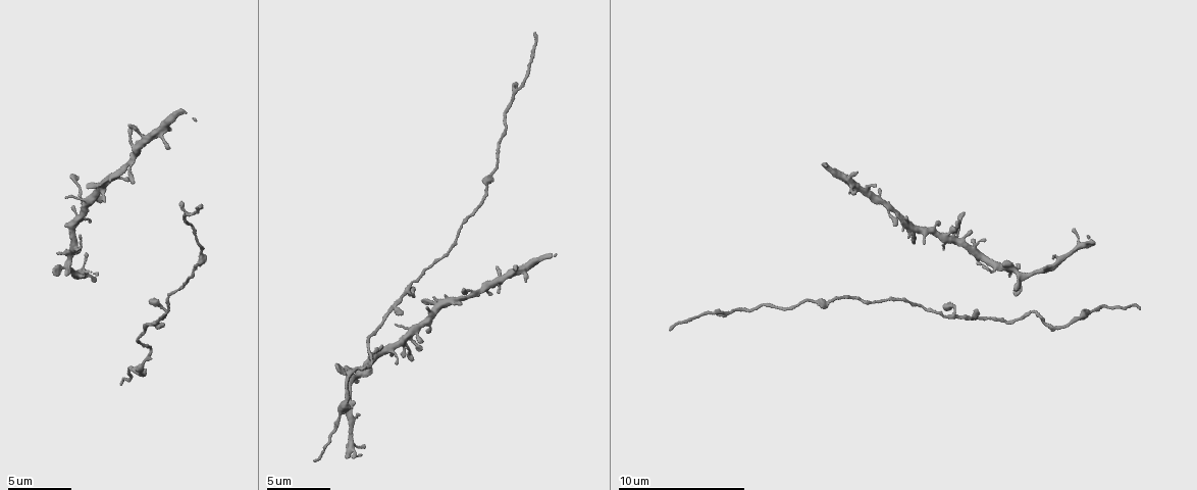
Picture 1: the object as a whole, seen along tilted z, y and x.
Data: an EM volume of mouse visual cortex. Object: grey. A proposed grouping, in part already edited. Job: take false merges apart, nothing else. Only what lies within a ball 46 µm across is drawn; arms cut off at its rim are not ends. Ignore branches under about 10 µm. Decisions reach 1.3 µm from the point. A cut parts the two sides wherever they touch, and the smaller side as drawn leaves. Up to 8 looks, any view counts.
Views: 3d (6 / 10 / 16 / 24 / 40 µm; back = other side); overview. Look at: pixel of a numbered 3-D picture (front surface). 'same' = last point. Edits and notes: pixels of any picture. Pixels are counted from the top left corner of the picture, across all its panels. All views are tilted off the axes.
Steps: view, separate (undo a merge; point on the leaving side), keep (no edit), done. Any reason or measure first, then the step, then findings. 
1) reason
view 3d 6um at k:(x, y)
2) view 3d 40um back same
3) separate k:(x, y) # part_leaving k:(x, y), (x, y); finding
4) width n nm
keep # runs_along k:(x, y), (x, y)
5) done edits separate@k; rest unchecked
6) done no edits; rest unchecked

thin arm on a thick one
view 3d 6um at 1:(954, 316)

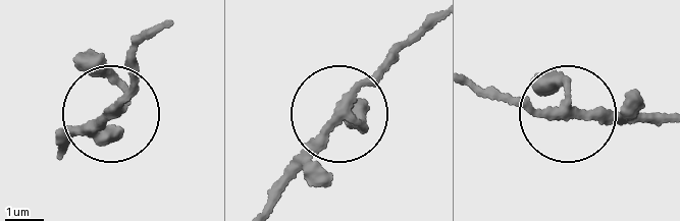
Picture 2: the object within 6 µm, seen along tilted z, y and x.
view 3d 6um back at 2:(346, 111)

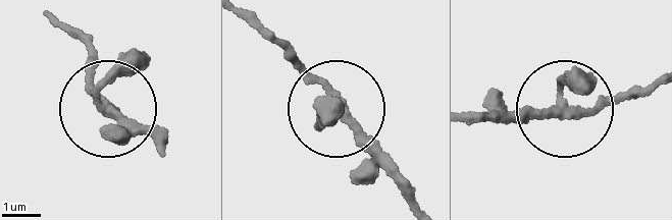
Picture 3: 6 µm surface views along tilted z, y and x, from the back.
width 200 nm
keep # runs_along 3:(479, 114), (592, 108), (654, 88); all the same cell

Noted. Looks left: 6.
thick turns thin
view 3d 16um at 1:(372, 365)

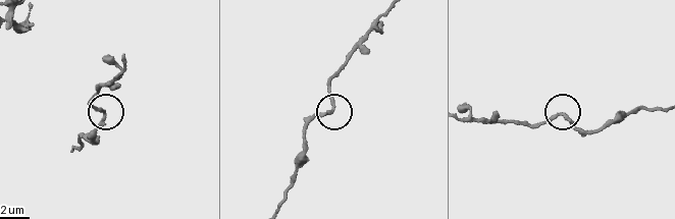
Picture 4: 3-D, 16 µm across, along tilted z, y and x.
view 3d 16um back at 4:(333, 110)

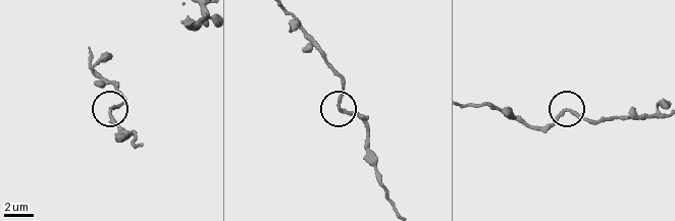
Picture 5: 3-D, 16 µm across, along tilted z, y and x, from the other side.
keep # runs_along 5:(377, 176), (364, 126), (340, 107), (343, 77); continuous, no second cell

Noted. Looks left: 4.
sudden change in width
view 3d 16um at 1:(495, 166)

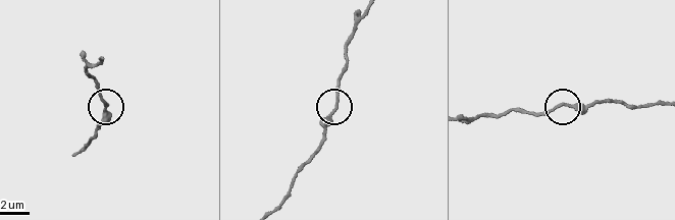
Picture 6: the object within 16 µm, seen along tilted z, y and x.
other side
view 3d 16um back at 6:(562, 104)

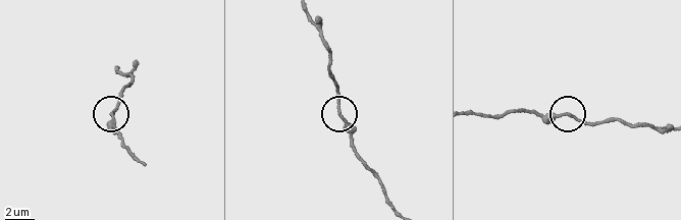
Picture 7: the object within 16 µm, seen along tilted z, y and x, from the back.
keep # runs_along 7:(395, 208), (374, 172), (357, 154), (339, 110), (334, 81); one cell here

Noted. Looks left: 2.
three-way junction
view 3d 10um at 1:(126, 164)

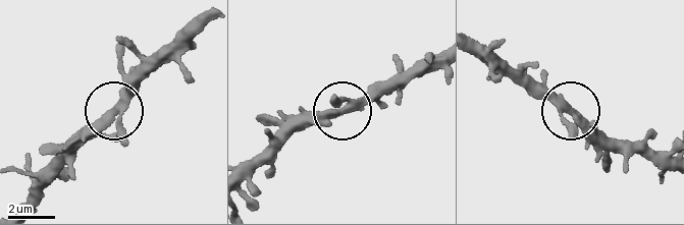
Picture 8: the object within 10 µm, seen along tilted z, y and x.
keep # runs_along 8:(37, 208), (75, 152), (124, 107), (137, 70); continuous, no second cell

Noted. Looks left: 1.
done no edits; rest unchecked

